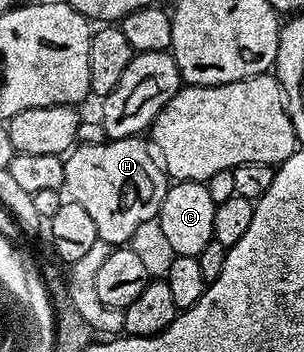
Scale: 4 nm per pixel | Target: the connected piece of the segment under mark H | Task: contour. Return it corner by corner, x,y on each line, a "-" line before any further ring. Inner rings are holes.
137,136
80,144
64,158
67,197
86,208
94,220
94,228
98,228
99,241
109,242
114,248
131,243
128,241
135,236
136,229
159,215
170,185
165,167
144,140

